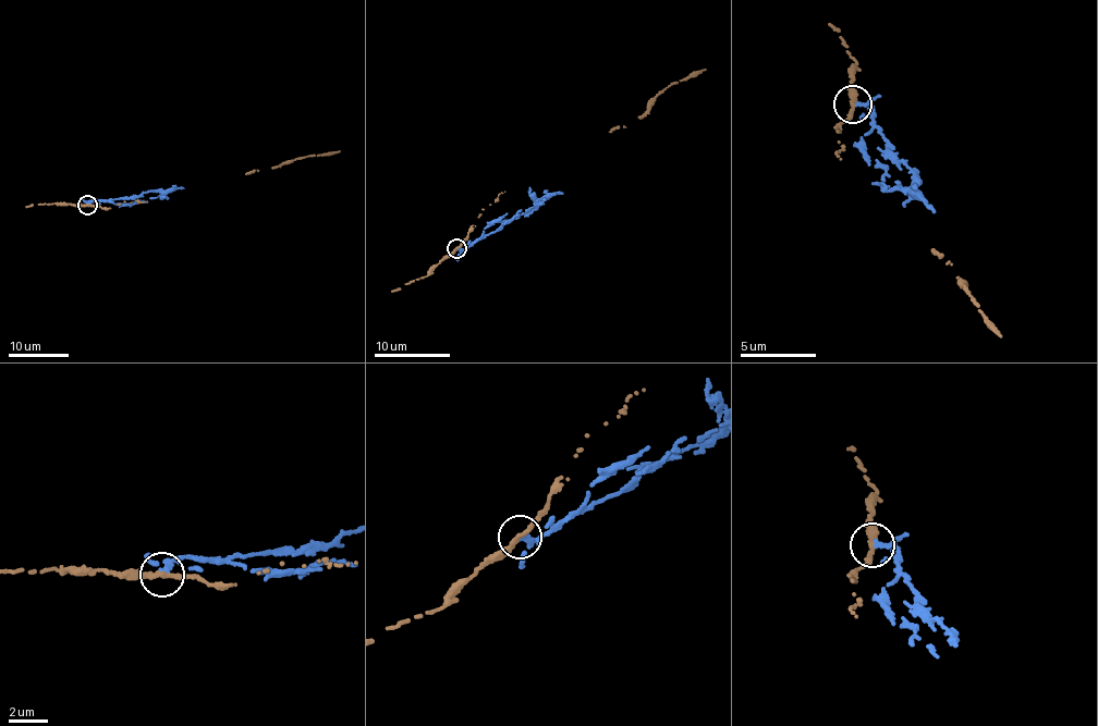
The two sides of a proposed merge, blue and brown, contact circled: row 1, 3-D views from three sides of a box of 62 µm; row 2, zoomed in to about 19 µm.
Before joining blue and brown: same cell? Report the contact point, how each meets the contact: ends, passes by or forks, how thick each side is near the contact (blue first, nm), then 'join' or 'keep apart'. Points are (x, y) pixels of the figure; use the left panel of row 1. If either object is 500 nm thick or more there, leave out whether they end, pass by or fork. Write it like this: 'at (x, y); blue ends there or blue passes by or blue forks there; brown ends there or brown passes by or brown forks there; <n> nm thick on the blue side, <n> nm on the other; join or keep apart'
at (87, 205); blue passes by; brown passes by; 200 nm thick on the blue side, 280 nm on the other; keep apart

